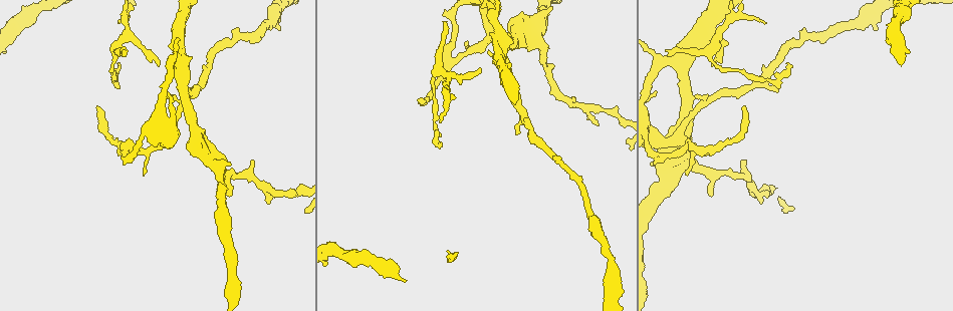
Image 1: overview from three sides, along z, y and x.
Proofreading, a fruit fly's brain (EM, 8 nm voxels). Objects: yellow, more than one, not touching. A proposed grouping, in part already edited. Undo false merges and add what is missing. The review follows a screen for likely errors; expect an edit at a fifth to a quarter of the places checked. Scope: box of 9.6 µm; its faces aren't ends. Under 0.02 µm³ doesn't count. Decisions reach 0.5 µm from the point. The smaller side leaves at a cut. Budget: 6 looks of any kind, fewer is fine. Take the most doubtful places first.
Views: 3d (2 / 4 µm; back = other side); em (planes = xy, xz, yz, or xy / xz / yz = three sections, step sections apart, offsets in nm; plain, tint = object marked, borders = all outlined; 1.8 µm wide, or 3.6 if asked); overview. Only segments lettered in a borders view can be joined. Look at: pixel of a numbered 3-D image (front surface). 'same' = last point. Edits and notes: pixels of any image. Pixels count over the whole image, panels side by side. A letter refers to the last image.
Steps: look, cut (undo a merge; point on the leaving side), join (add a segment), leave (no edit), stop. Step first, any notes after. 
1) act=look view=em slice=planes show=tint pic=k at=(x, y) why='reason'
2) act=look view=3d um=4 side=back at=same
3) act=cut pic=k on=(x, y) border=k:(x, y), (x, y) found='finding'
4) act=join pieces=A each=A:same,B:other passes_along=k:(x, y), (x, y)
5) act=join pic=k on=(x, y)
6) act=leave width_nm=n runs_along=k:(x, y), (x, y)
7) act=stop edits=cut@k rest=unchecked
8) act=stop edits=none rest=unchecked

act=look view=em slice=planes show=borders pic=1 at=(126, 153) why='arms part here'

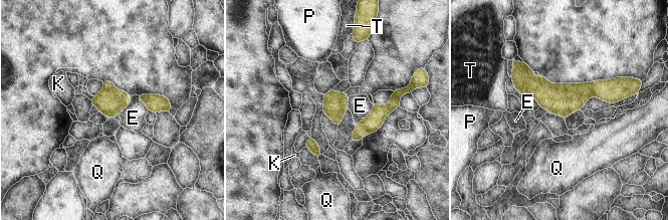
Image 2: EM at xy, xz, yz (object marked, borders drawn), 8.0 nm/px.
act=cut pic=2 on=(605, 89) longest_contact=E:220nm each=E:other,K:other,P:other,Q:other,T:other border=2:(552, 84), (570, 91), (596, 95) found='two neurons meet here'

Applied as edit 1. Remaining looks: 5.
act=look view=em slice=yz step=16 show=borders pic=1 at=(444, 24) why='branch stops here'

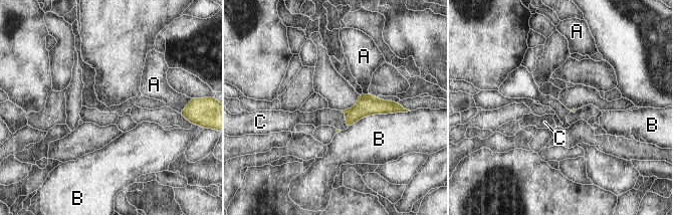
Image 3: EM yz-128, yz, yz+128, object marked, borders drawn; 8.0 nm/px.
act=join pieces=C longest_contact=B:480nm each=A:other,B:other,C:same found='the neuron continues'

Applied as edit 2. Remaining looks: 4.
act=look view=em slice=xz step=4 show=tint pic=1 at=(589, 118) why='free end'

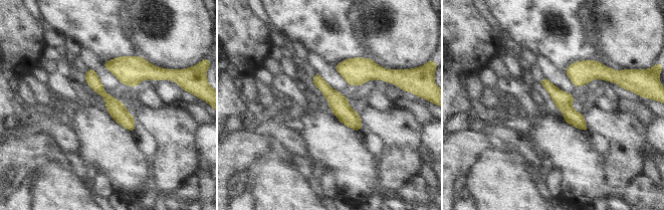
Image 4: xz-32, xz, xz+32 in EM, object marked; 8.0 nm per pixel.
act=look view=em slice=planes show=borders at=same

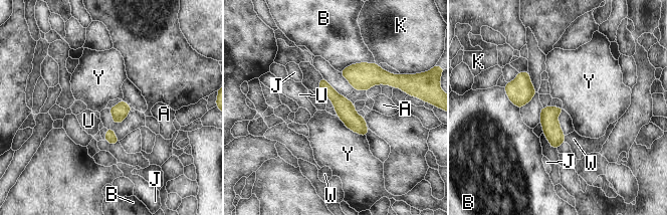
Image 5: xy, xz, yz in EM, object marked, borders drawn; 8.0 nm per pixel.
act=join pieces=W width_nm=130 each=A:other,B:other,J:other,K:other,U:other,W:same,Y:other passes_along=5:(110, 137), (105, 135), (103, 131) found='it goes on there'

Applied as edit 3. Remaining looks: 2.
act=stop edits=cut@2,join@3,join@5 rest=unchecked

